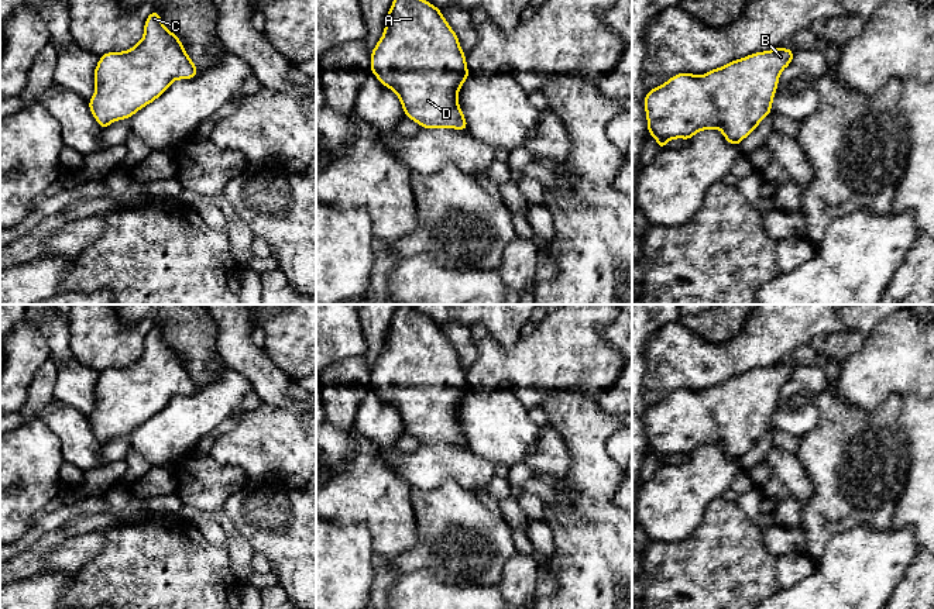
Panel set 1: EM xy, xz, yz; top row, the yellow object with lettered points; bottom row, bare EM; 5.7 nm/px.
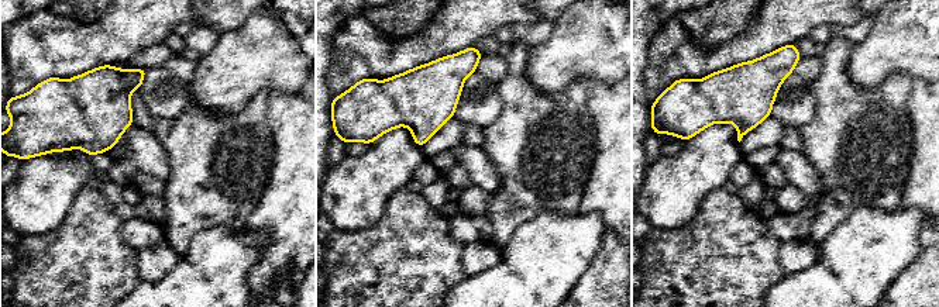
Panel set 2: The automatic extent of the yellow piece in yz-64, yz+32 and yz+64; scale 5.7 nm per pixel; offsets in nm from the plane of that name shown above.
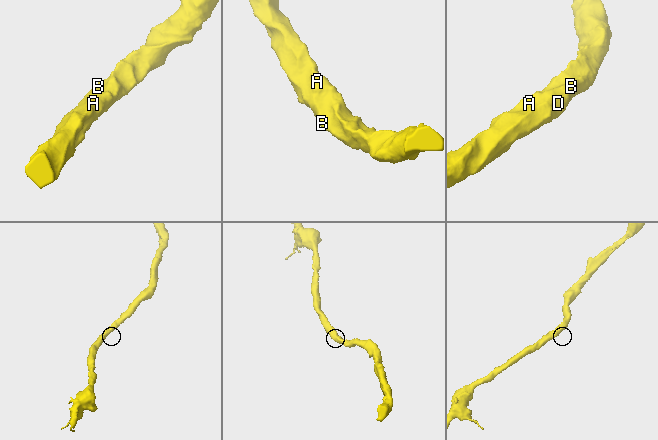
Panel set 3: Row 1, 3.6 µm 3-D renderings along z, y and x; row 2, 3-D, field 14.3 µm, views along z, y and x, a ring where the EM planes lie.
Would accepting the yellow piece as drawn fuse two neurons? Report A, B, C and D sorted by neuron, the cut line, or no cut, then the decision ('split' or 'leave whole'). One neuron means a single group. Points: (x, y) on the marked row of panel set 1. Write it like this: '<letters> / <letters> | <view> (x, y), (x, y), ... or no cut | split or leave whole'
A B C D | no cut | leave whole

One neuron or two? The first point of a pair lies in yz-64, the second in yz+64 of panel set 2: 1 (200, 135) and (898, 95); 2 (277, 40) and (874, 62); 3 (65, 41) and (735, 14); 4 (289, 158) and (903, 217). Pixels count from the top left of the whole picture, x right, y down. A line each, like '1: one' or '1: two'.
1: one
2: one
3: two
4: two

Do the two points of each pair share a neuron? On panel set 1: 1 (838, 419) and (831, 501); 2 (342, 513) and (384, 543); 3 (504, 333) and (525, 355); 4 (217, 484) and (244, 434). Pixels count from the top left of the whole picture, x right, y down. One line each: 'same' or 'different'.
1: same
2: same
3: different
4: different

